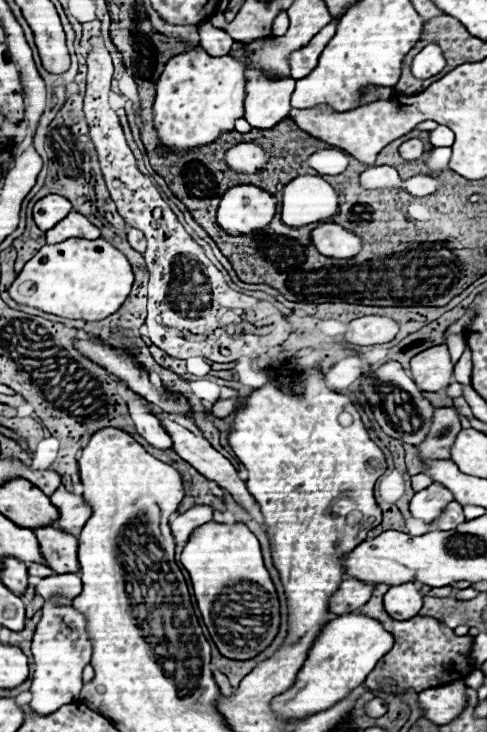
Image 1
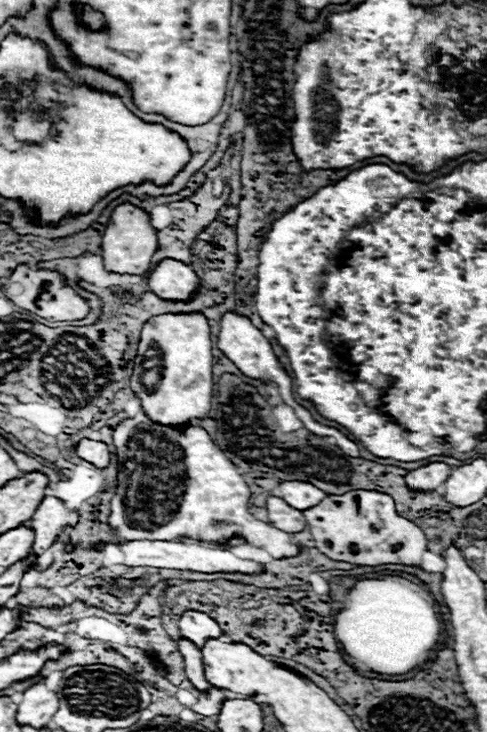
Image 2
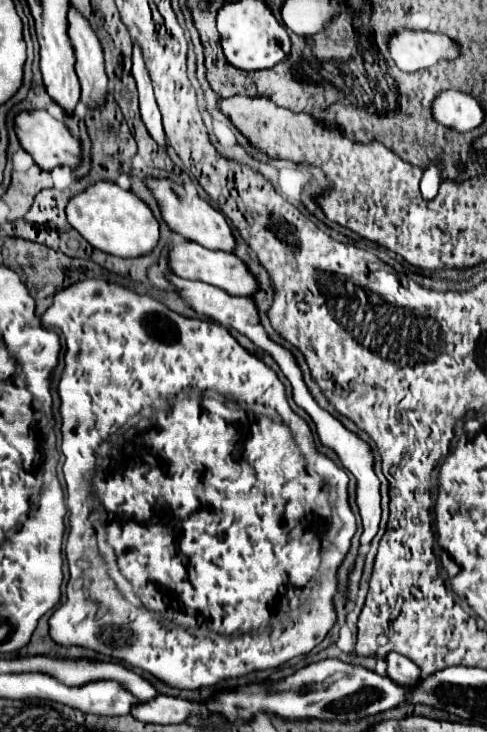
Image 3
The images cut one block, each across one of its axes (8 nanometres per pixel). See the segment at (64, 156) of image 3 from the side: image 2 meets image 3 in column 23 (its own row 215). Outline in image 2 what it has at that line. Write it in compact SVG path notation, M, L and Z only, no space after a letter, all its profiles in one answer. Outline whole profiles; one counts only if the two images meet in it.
M120 204L110 216L110 222L102 236L104 268L112 274L132 274L132 276L146 274L150 270L150 260L156 252L156 246L158 246L156 230L150 226L148 214L134 208L132 204Z

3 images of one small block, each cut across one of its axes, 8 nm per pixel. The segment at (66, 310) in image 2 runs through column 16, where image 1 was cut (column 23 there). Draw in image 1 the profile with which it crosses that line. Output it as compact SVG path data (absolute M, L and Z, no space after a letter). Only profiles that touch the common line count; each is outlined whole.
M68 238L58 244L46 244L30 258L8 294L22 306L42 310L70 320L104 320L114 314L130 294L134 282L134 272L126 256L116 250L104 238L84 240Z

